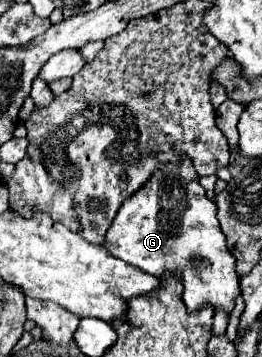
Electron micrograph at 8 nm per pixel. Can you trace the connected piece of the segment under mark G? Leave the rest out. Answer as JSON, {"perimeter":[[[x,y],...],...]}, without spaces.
{"perimeter":[[[182,157],[182,161],[166,163],[164,167],[158,167],[152,179],[144,183],[140,193],[130,195],[124,205],[120,205],[108,233],[104,247],[118,259],[162,279],[170,273],[182,273],[184,281],[184,303],[188,311],[200,309],[200,305],[210,303],[212,307],[222,307],[226,313],[234,309],[234,299],[240,293],[240,277],[236,275],[236,259],[226,247],[226,237],[220,229],[220,223],[216,219],[216,205],[212,199],[206,197],[204,187],[198,183],[200,177],[196,177],[196,171],[192,167],[192,161],[188,157]]]}

